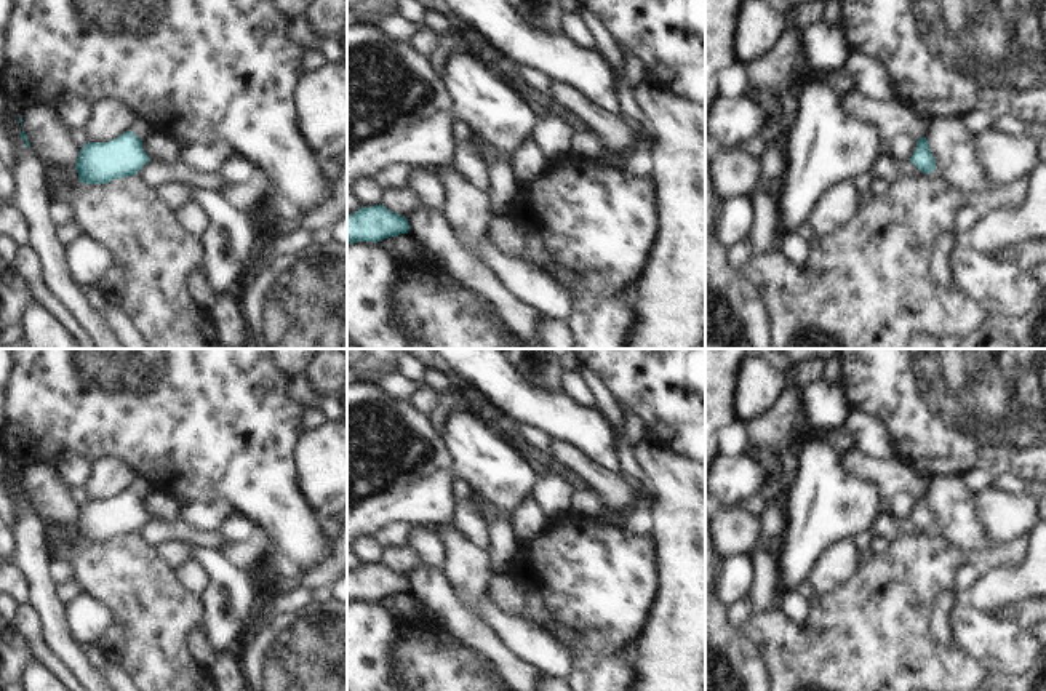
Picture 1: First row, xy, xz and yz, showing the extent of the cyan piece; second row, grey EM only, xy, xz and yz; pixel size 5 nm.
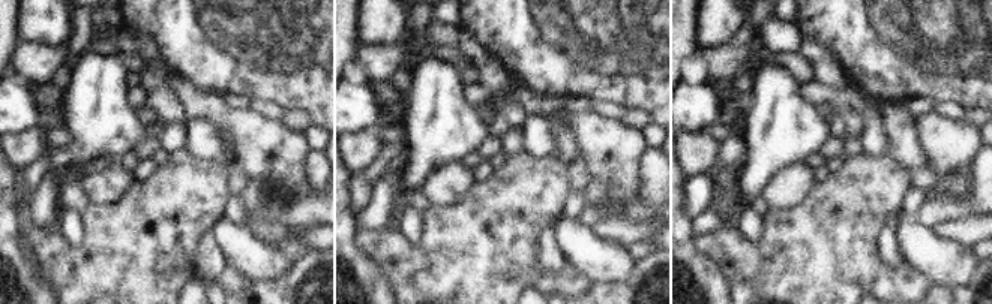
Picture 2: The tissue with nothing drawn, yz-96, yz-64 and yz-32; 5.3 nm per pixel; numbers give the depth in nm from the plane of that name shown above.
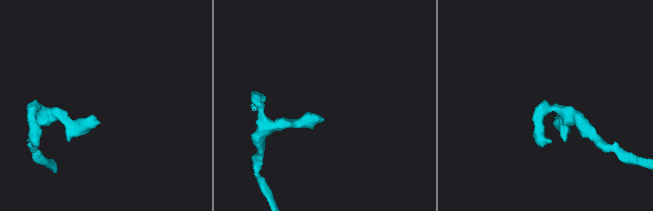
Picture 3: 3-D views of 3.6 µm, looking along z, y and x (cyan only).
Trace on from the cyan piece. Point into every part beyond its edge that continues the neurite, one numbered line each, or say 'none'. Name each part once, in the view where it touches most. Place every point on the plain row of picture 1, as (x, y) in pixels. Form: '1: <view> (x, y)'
1: xy (141, 485)

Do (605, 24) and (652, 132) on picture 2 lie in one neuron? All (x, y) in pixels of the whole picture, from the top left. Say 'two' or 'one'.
two

